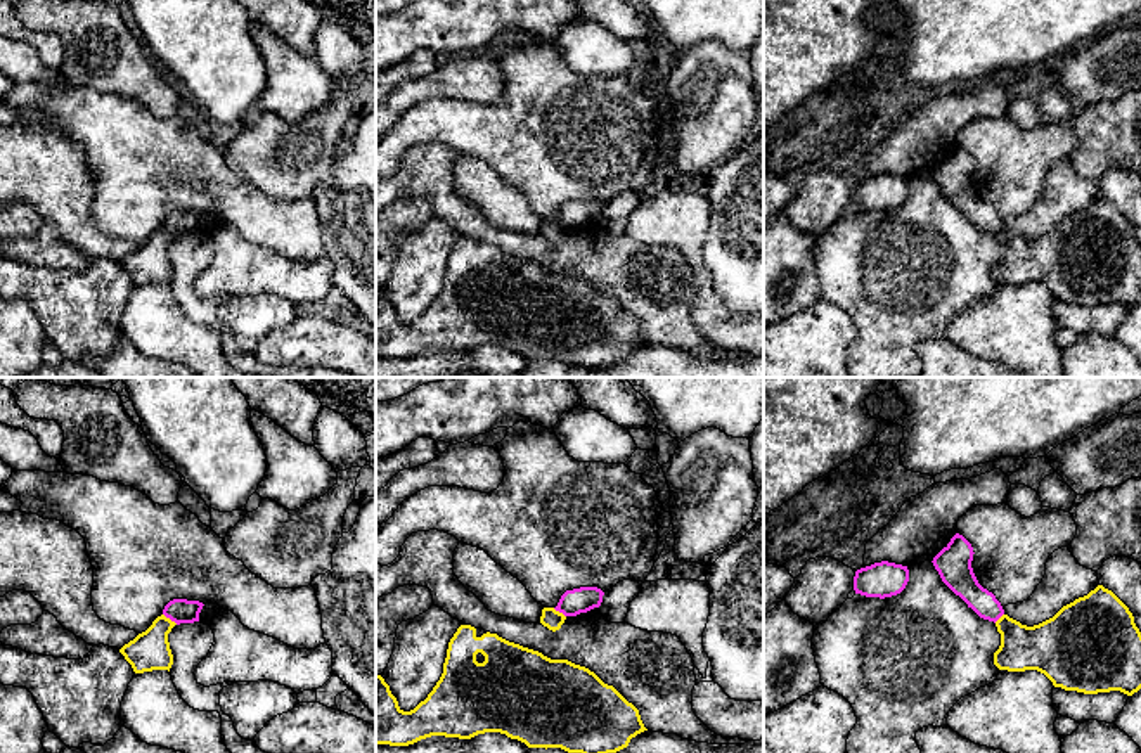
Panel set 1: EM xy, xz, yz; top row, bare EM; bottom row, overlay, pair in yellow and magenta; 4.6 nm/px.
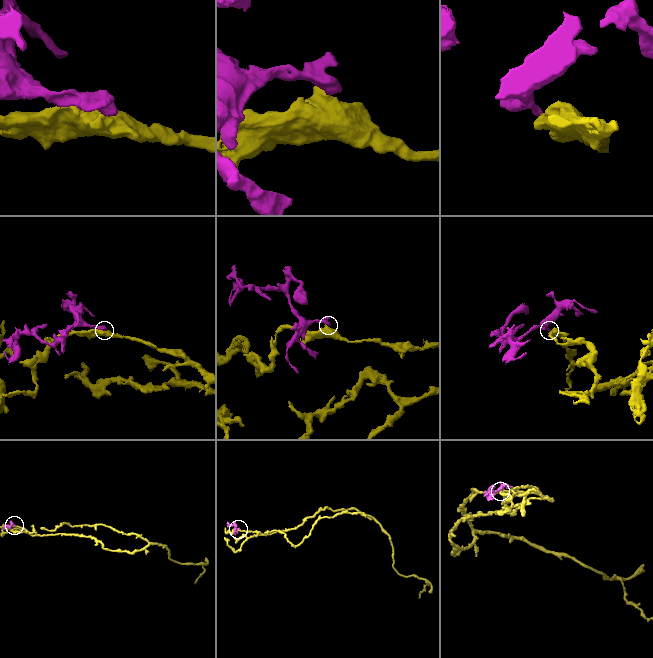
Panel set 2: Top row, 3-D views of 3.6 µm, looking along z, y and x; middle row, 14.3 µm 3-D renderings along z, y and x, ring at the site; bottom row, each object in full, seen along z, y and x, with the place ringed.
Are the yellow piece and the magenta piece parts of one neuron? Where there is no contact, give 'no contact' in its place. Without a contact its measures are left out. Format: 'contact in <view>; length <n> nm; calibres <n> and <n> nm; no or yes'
contact in xy; length 90 nm; calibres 180 and 110 nm; no

